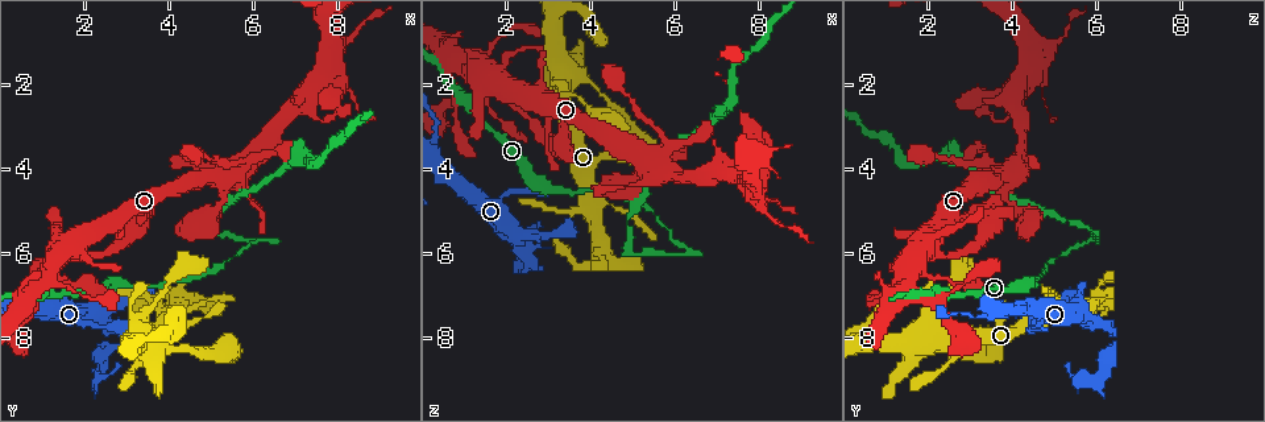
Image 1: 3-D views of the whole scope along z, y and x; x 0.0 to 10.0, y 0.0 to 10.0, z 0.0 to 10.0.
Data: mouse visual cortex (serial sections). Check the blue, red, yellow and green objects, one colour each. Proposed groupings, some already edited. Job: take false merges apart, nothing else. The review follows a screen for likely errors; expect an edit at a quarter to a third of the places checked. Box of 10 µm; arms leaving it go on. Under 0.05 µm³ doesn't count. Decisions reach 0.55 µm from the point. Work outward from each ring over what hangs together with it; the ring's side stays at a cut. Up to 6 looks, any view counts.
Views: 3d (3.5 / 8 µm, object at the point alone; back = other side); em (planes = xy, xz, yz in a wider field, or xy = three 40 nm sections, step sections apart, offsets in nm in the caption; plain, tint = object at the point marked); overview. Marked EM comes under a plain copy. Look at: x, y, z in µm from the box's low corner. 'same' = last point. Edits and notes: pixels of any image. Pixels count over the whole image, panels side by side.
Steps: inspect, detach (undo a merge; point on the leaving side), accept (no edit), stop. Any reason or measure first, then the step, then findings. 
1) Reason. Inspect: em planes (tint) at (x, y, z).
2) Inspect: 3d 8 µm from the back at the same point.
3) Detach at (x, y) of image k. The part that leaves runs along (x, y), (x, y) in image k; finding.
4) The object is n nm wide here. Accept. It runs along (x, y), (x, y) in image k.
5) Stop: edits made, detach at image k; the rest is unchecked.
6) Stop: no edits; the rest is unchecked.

Sharp bend. Inspect: 3d 3.5 µm at (2.55, 8.10, 6.40).

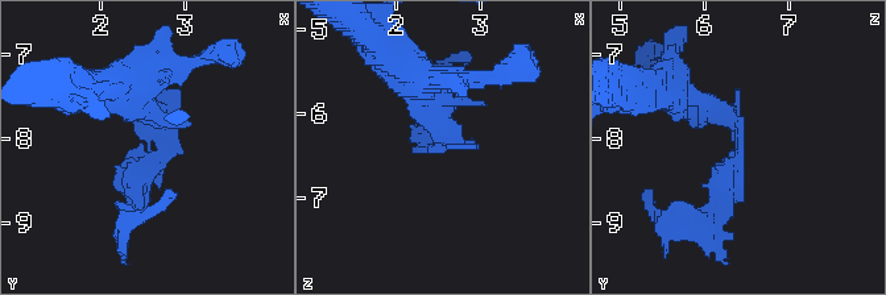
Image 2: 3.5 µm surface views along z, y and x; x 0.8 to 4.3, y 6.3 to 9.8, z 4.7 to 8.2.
The arms are 200, 250 nm wide. Inspect: em planes (tint) at (2.60, 8.10, 6.45).

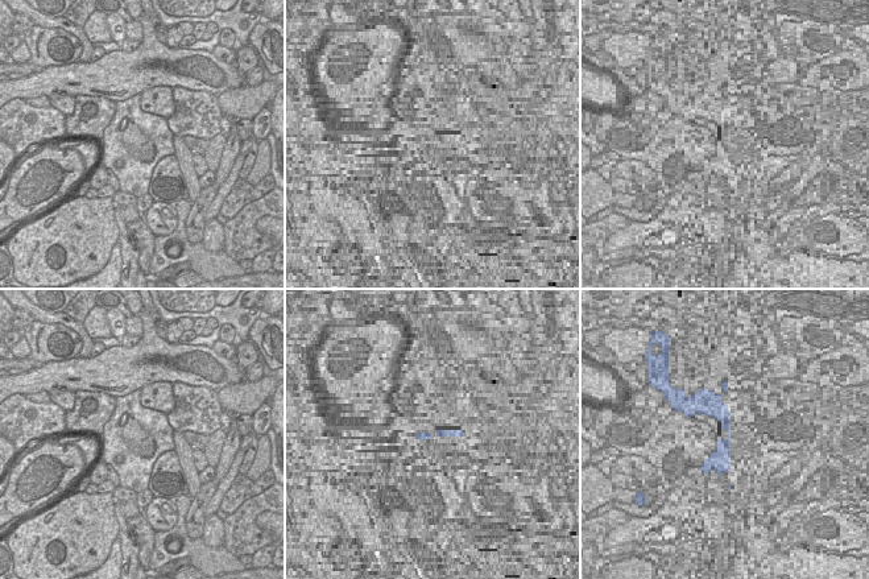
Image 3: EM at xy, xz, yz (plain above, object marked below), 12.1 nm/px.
Cut it another way. Inspect: em xy step 3 (tint) at the same point.

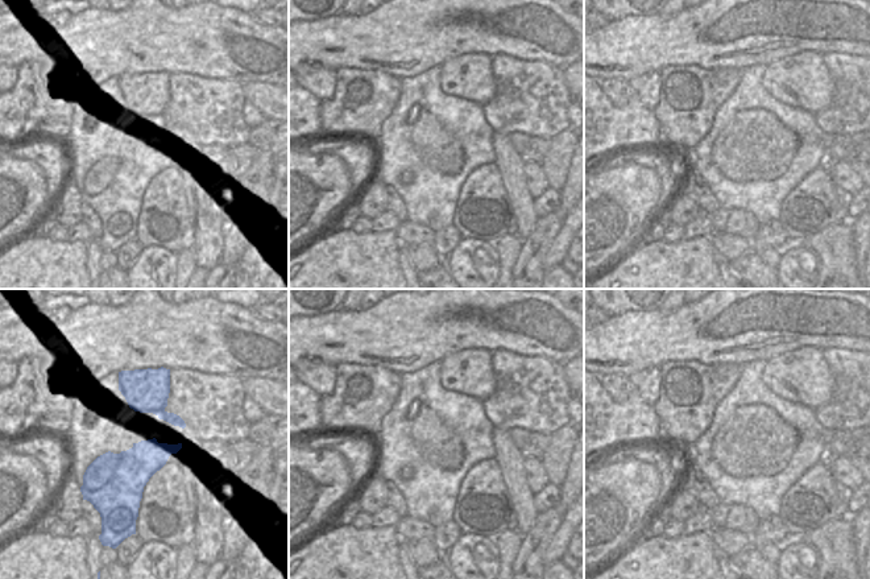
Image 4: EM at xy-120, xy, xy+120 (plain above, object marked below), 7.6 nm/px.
Detach at (132, 163) of image 2. The part that leaves runs along (149, 125), (132, 219) in image 2; two cells meet here.

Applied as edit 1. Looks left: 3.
Inspect: overview.

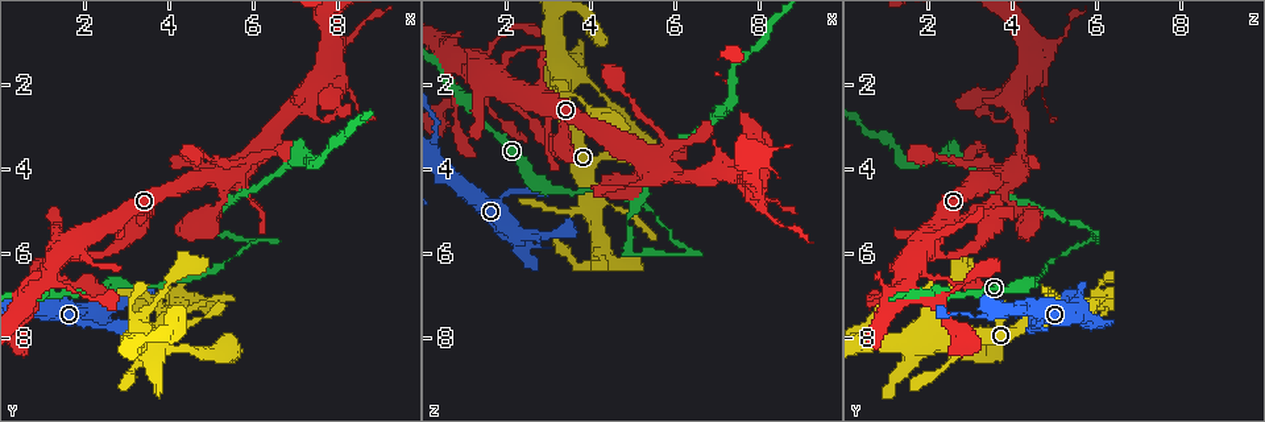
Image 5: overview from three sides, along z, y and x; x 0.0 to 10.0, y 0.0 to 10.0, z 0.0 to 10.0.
Sharp bend. Inspect: 3d 8 µm at (3.10, 5.45, 3.40).

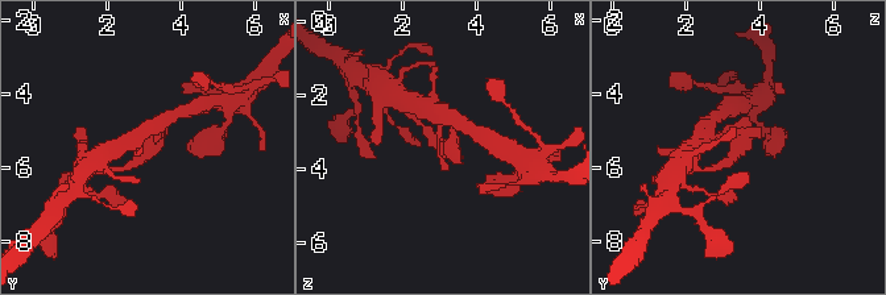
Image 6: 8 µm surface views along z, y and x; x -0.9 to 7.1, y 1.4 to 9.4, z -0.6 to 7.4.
Inspect: 3d 3.5 µm from the back at the same point.

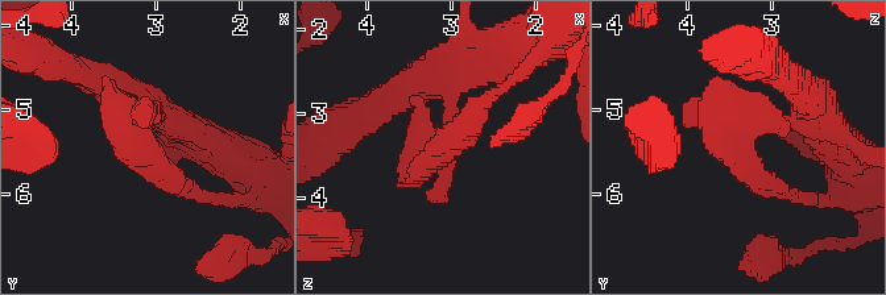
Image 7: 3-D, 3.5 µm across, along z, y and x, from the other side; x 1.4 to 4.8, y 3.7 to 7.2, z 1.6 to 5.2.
Accept. It runs along (803, 107), (749, 119), (733, 175) in image 7; continuous, no second cell.

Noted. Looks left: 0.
Stop: edits made, detach at image 2; the rest is unchecked.

